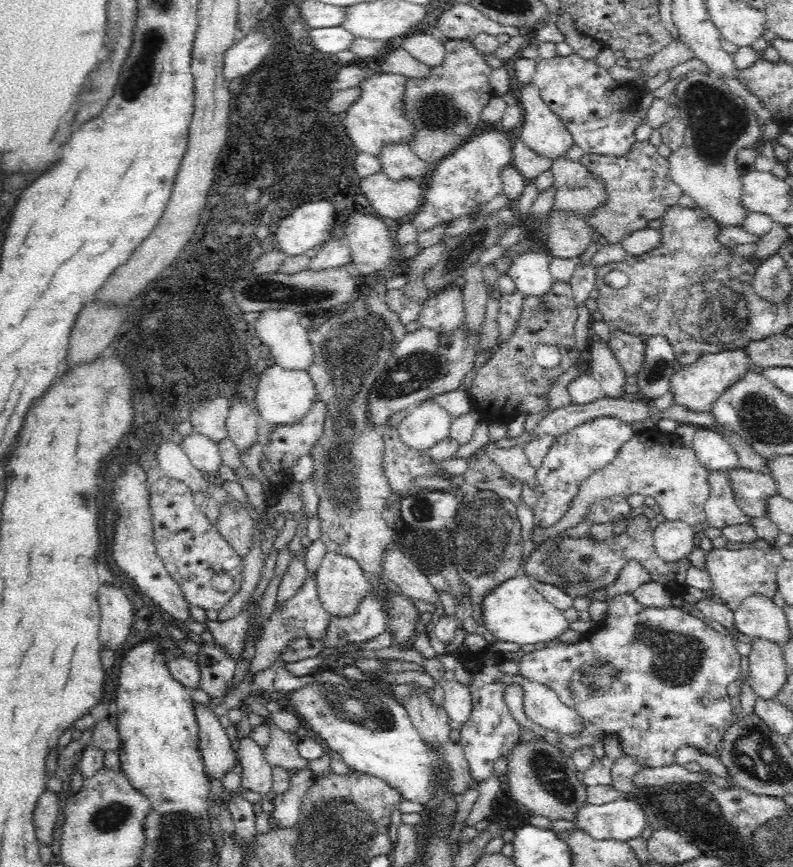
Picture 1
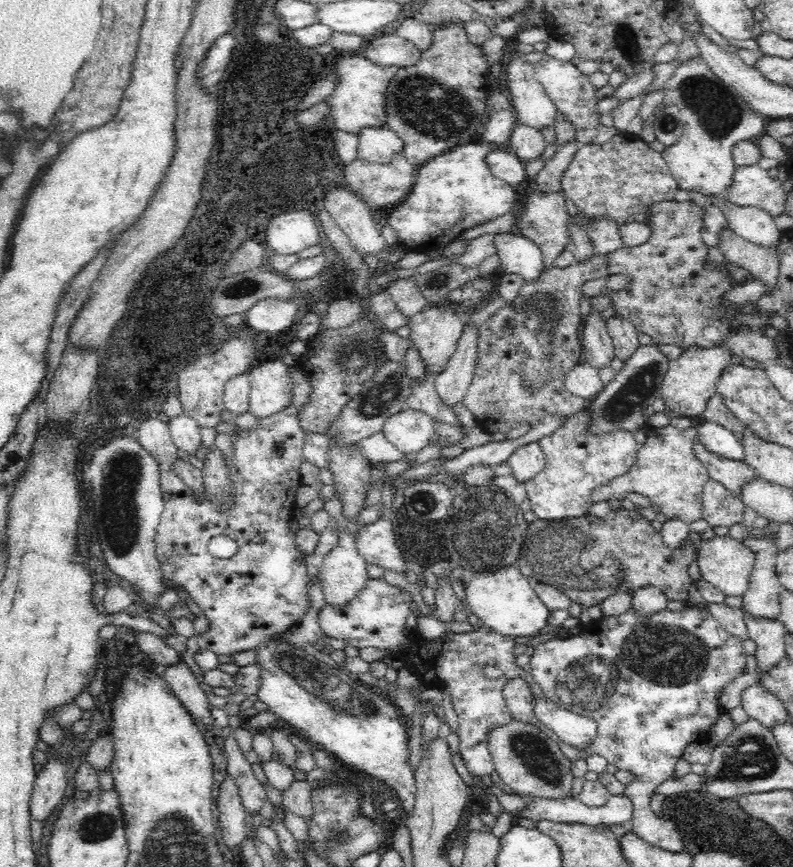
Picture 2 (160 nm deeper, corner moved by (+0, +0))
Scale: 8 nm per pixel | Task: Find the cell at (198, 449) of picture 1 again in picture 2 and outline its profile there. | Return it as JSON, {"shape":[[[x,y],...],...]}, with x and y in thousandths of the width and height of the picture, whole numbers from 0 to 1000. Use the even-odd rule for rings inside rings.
{"shape":[[[231,476],[226,480],[214,482],[213,496],[219,513],[233,528],[237,524],[246,525],[251,516],[255,516],[255,505],[252,504],[253,493]]]}

